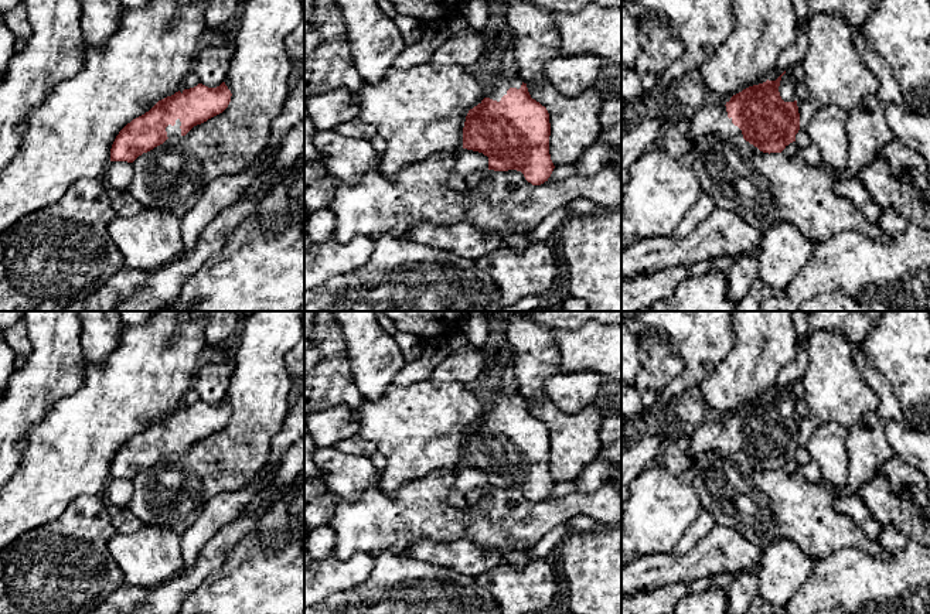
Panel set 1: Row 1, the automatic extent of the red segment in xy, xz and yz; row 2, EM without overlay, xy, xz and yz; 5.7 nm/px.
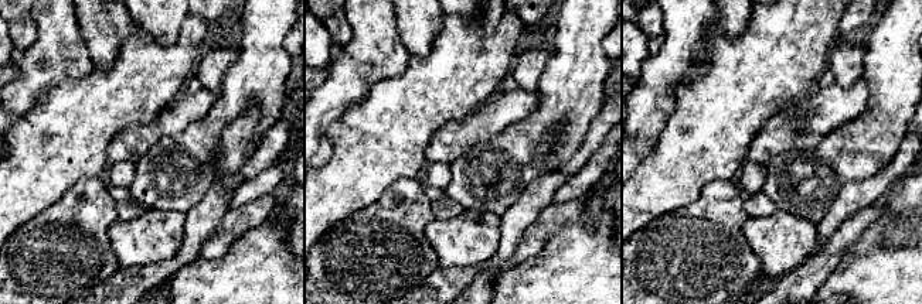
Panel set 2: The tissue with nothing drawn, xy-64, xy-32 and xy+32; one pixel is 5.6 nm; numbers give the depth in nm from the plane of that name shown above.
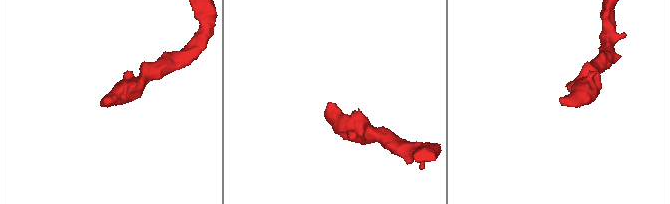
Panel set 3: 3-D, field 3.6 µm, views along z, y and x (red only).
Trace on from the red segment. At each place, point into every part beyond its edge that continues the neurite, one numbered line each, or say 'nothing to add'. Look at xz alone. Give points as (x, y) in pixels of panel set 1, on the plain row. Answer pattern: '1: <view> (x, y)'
1: xz (501, 401)

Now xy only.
1: xy (173, 449)

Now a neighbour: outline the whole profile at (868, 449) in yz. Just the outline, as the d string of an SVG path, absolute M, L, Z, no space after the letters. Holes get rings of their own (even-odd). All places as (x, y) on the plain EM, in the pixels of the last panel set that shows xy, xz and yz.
M876 412L865 413L856 423L848 427L846 447L851 475L846 485L838 492L855 495L865 482L879 475L880 467L895 453Z

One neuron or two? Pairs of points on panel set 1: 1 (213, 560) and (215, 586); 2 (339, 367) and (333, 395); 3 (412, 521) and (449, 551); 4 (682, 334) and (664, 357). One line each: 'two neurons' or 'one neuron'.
1: two neurons
2: one neuron
3: two neurons
4: two neurons

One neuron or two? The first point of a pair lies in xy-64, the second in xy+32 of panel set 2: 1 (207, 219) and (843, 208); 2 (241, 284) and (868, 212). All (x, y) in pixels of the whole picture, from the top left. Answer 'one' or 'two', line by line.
1: one
2: two

